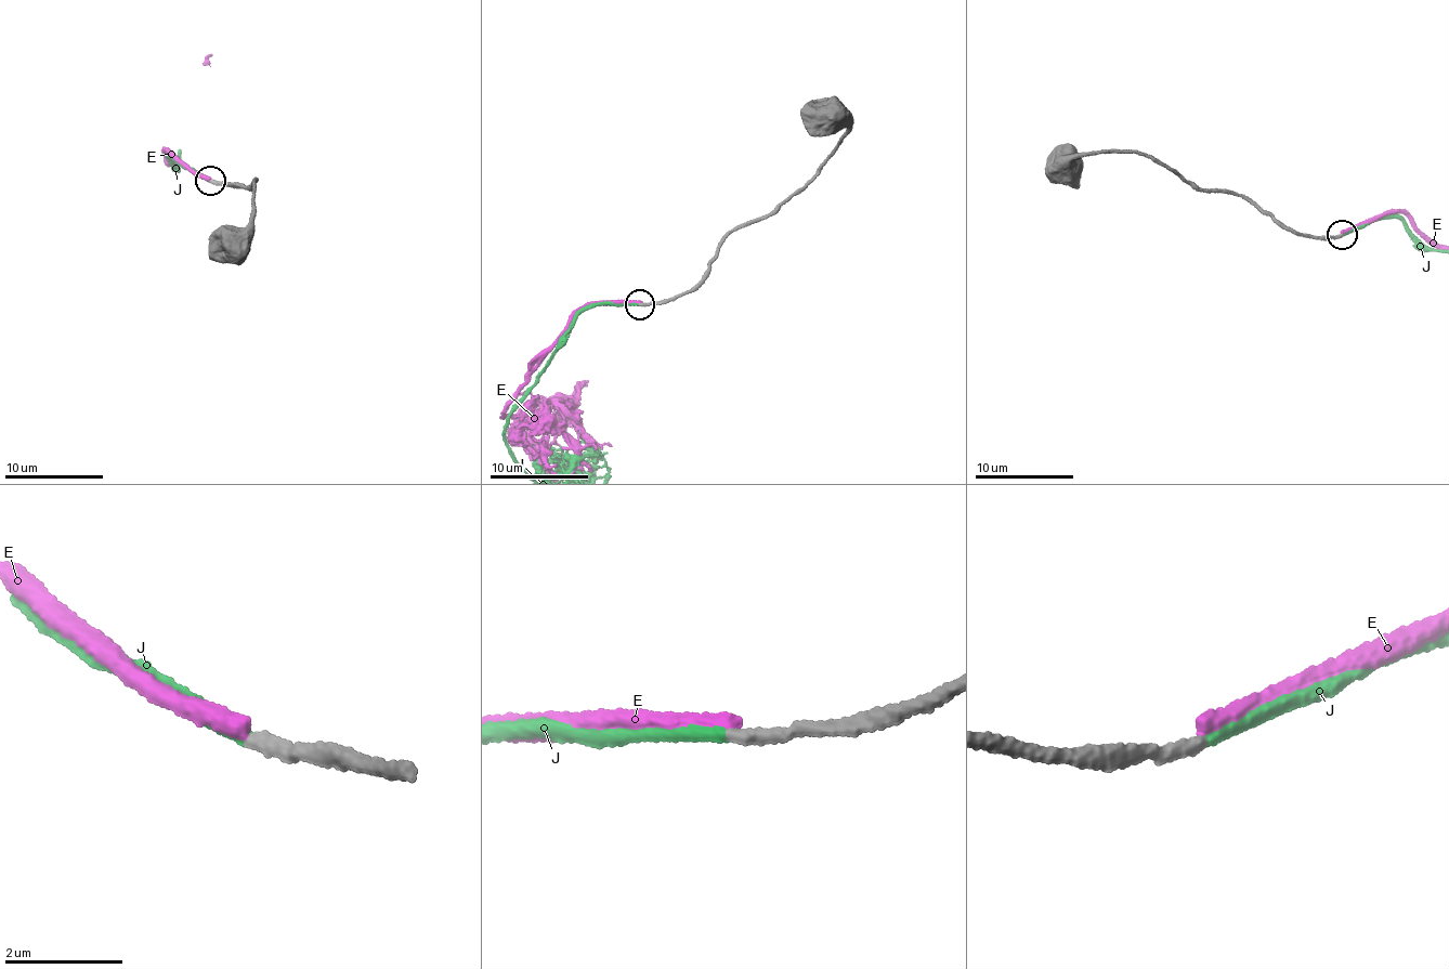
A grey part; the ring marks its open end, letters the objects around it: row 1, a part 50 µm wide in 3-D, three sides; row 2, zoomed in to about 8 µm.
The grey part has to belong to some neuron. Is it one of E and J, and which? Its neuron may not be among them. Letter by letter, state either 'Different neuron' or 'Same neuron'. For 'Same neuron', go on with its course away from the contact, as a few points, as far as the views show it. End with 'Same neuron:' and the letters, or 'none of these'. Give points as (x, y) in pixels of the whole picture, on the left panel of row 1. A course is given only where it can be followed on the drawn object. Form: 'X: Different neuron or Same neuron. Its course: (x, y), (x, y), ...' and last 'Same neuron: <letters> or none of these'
E: Different neuron
J: Same neuron
Same neuron: J

